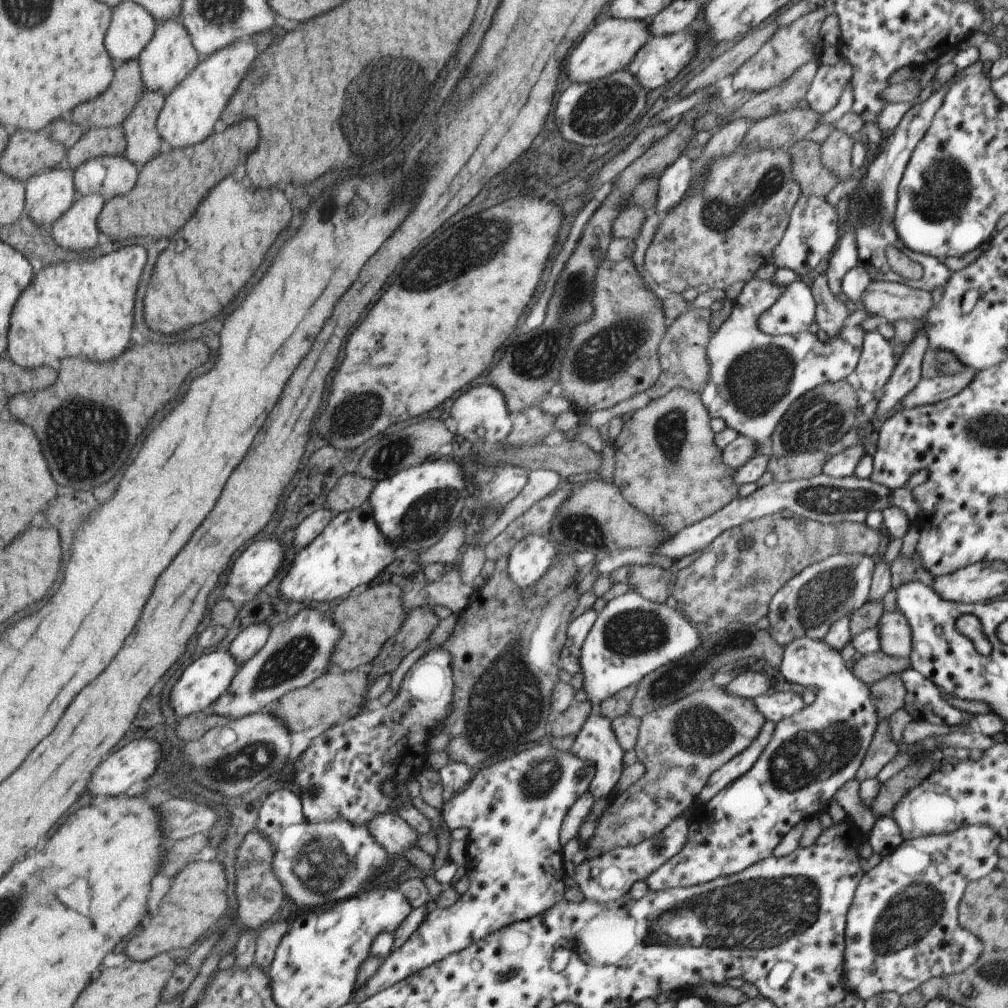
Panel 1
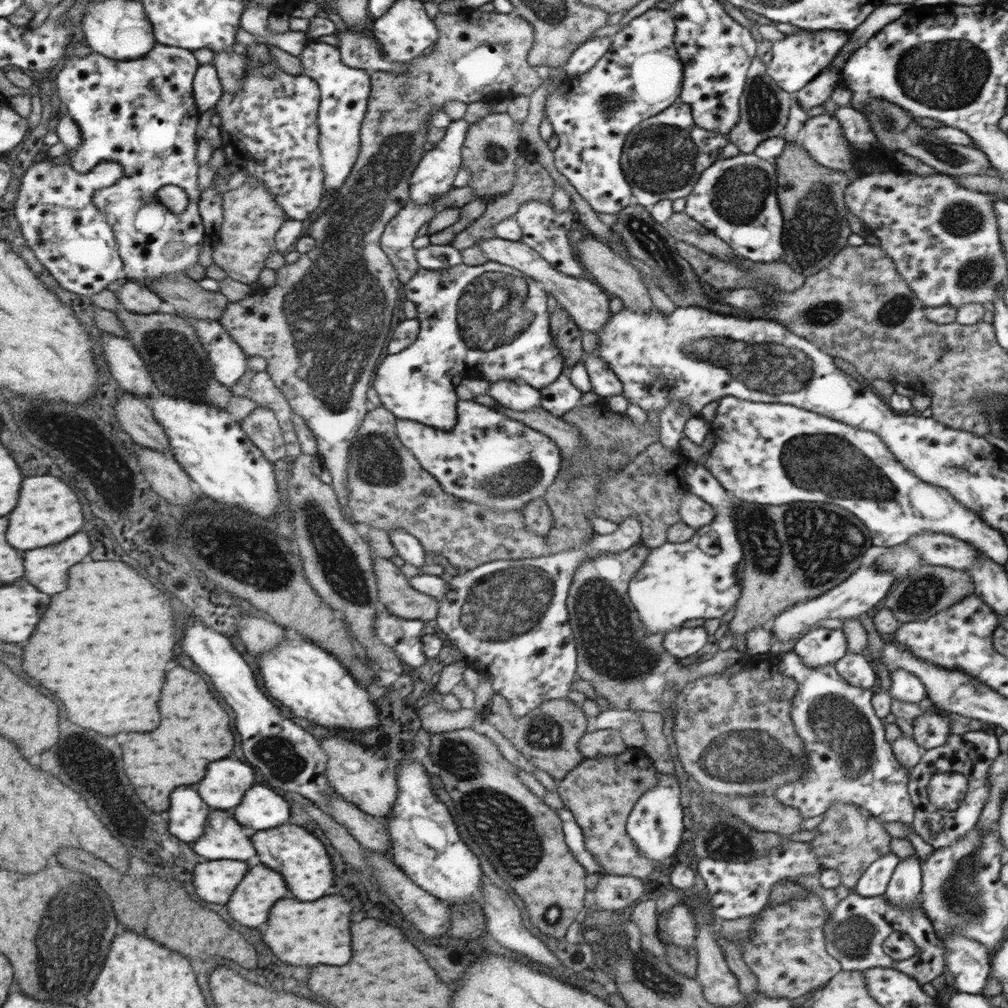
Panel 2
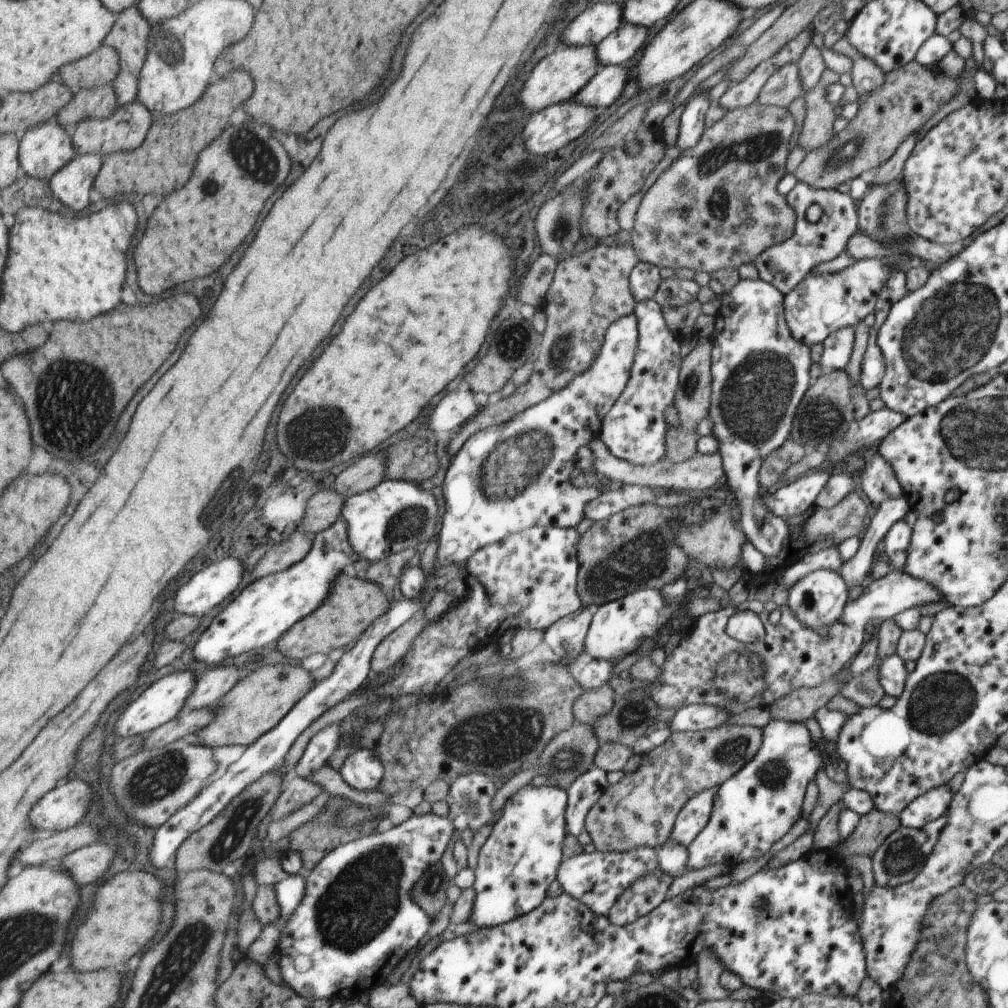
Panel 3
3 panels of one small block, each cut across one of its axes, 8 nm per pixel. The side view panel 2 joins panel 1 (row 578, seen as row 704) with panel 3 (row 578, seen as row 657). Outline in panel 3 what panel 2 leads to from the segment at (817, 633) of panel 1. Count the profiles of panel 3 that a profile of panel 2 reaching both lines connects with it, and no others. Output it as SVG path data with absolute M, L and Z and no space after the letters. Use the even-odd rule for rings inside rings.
M829 547L823 552L816 552L815 555L806 555L798 562L794 562L791 567L787 567L780 579L780 585L788 590L805 575L827 569L830 571L838 571L843 567L843 560L839 550L836 547Z

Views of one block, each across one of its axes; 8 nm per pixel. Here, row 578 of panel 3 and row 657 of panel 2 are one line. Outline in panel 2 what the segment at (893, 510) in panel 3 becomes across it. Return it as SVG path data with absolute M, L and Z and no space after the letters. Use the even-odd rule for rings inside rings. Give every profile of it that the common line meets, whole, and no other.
M846 654L835 663L840 675L844 676L852 685L860 688L875 688L878 675L872 666L869 655Z

